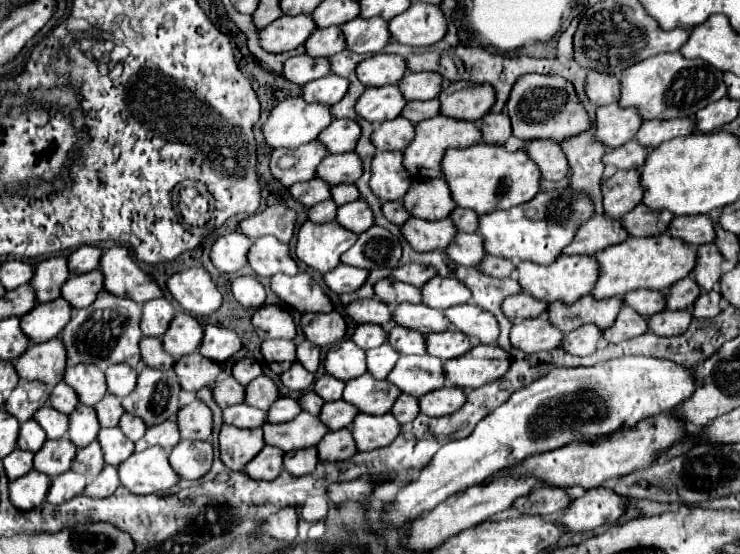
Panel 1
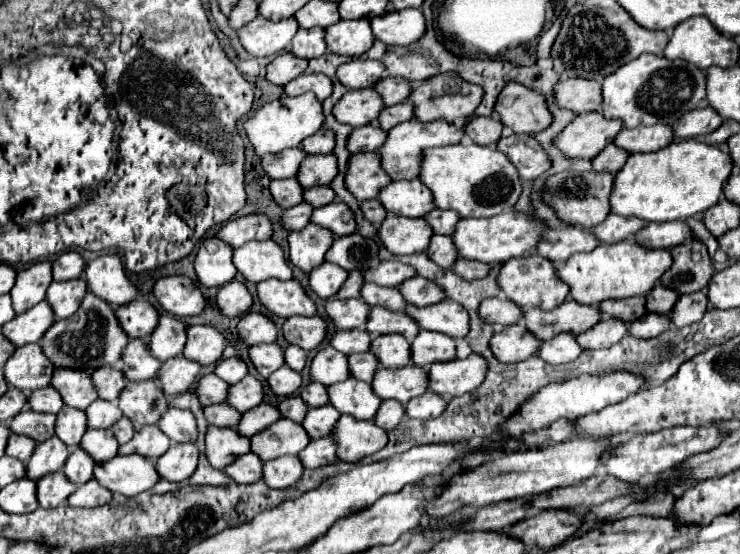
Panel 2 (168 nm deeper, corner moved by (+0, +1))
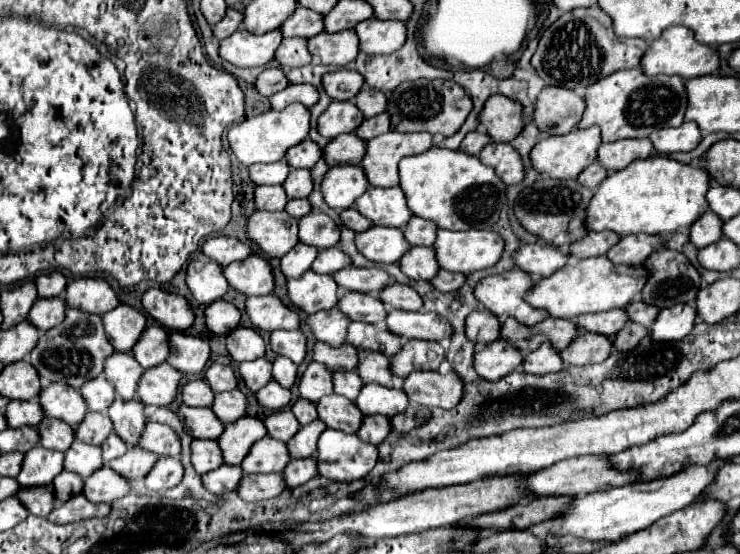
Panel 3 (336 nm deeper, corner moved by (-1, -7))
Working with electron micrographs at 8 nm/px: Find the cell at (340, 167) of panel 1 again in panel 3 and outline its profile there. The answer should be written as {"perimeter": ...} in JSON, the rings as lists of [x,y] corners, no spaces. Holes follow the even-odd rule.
{"perimeter":[[[307,168],[291,170],[291,174],[285,180],[283,188],[285,188],[285,192],[287,192],[289,198],[307,198],[313,192],[311,170],[307,170]]]}

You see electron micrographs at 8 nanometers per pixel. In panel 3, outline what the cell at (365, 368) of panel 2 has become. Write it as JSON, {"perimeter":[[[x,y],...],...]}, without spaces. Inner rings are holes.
{"perimeter":[[[357,370],[335,372],[333,374],[333,386],[335,386],[335,394],[341,394],[349,400],[355,400],[359,396],[359,390],[363,388],[363,380],[357,374]]]}

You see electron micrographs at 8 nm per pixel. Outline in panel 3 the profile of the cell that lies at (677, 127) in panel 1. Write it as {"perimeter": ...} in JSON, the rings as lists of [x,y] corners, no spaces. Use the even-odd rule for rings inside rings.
{"perimeter":[[[649,138],[643,140],[617,140],[605,142],[599,150],[599,162],[605,164],[609,172],[621,170],[637,158],[649,158],[653,154],[653,144]]]}

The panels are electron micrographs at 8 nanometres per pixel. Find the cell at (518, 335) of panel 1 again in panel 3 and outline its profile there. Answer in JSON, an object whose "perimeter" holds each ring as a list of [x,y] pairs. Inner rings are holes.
{"perimeter":[[[499,338],[491,344],[485,344],[477,354],[475,354],[475,370],[485,378],[485,380],[501,380],[515,368],[523,364],[523,354],[519,348],[515,348],[509,340]]]}

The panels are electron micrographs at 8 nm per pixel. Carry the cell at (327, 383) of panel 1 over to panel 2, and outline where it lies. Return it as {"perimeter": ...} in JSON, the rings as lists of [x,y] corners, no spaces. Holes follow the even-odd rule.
{"perimeter":[[[310,382],[308,386],[304,386],[300,390],[300,398],[304,400],[304,404],[308,404],[308,408],[318,408],[324,406],[328,402],[328,394],[326,394],[326,386],[318,384],[318,382]]]}

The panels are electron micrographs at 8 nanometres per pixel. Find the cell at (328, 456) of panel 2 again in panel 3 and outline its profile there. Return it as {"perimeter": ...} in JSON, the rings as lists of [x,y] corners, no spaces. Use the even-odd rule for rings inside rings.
{"perimeter":[[[309,456],[309,458],[293,458],[287,468],[285,468],[285,482],[289,484],[289,488],[295,488],[295,486],[301,486],[303,482],[315,478],[319,474],[319,468],[317,468],[317,458],[315,456]]]}

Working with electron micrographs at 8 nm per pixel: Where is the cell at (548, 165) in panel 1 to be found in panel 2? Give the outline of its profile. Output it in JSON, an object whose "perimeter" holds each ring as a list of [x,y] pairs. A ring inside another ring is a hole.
{"perimeter":[[[512,134],[508,138],[500,138],[496,150],[504,152],[508,160],[512,160],[522,180],[534,180],[550,168],[550,158],[530,136]]]}

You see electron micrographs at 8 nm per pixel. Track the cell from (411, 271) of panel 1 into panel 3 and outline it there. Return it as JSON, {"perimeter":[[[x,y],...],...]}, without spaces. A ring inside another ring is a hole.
{"perimeter":[[[345,268],[341,272],[335,272],[333,278],[343,290],[355,290],[365,294],[379,294],[389,282],[393,280],[385,270],[381,268]]]}

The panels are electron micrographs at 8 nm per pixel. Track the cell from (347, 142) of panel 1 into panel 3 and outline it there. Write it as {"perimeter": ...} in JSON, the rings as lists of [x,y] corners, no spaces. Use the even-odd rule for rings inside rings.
{"perimeter":[[[305,138],[301,144],[289,148],[287,154],[291,168],[313,168],[319,158],[323,158],[323,150],[311,138]]]}

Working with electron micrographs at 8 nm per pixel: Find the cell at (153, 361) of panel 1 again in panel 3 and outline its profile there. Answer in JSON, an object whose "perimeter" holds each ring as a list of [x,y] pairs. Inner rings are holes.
{"perimeter":[[[113,352],[113,356],[109,356],[105,362],[105,376],[115,386],[117,394],[123,396],[123,400],[133,400],[143,372],[145,370],[137,364],[131,352]]]}

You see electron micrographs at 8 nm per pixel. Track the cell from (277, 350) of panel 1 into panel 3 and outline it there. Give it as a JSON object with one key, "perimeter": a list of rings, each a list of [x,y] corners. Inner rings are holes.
{"perimeter":[[[267,358],[241,362],[241,366],[239,366],[239,374],[243,376],[247,388],[253,390],[253,392],[261,390],[273,378],[271,370],[273,370],[273,364]]]}

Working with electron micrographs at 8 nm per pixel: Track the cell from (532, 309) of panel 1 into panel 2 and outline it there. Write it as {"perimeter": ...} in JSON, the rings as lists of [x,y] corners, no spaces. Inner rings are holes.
{"perimeter":[[[488,298],[480,304],[480,312],[478,312],[480,320],[484,320],[486,324],[516,324],[522,318],[522,310],[512,304],[512,300],[508,298]]]}

